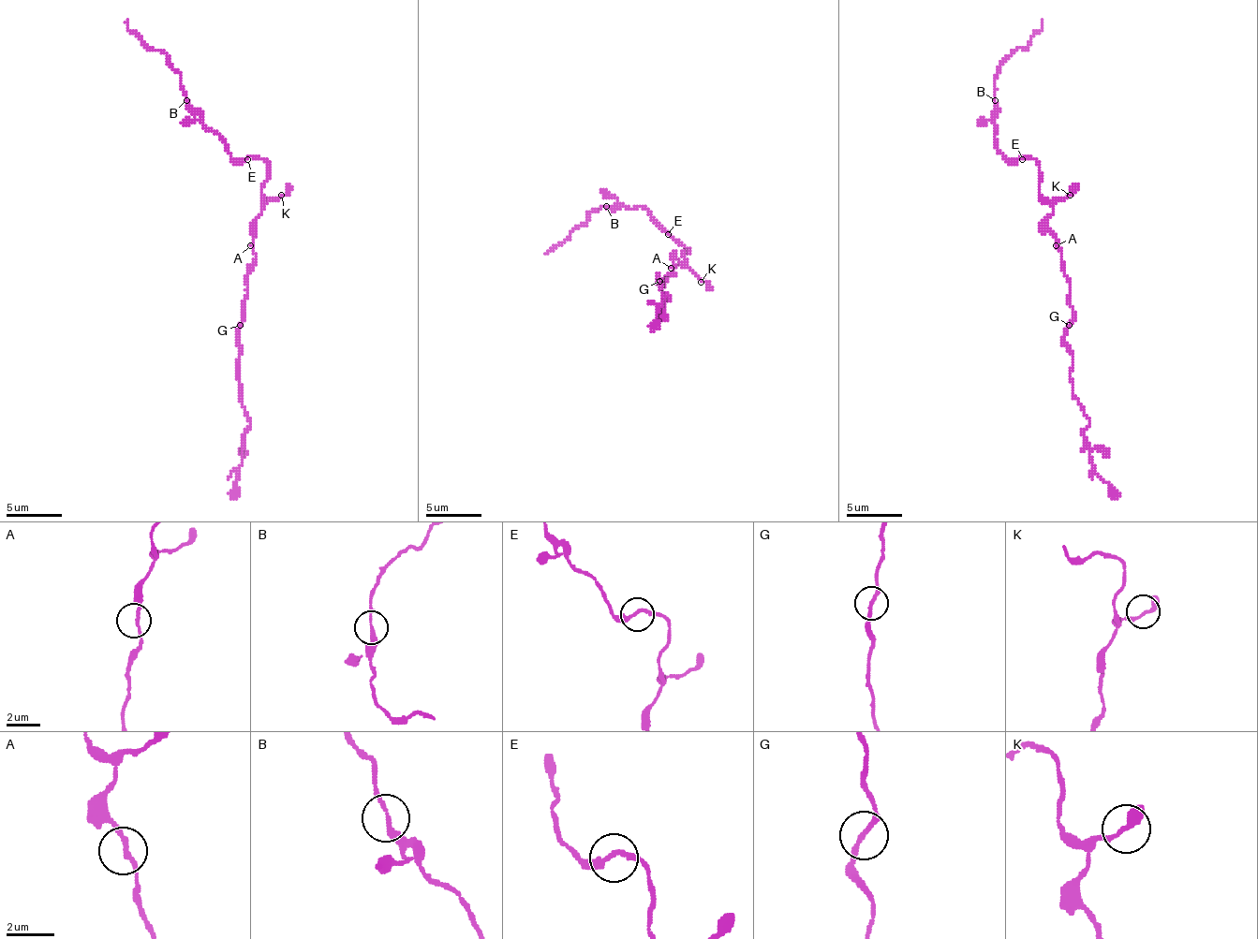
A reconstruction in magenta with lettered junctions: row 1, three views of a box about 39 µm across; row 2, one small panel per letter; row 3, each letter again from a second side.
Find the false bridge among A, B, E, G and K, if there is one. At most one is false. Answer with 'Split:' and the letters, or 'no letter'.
Split: no letter

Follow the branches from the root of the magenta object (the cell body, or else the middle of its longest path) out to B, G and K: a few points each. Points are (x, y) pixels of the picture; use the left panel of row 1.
B: (256, 223), (264, 200), (261, 183), (267, 178), (267, 165), (250, 156), (233, 159), (225, 142), (186, 100)
G: (256, 223), (253, 234), (256, 265), (247, 276), (247, 298), (239, 326)
K: (256, 223), (261, 209), (281, 195)

